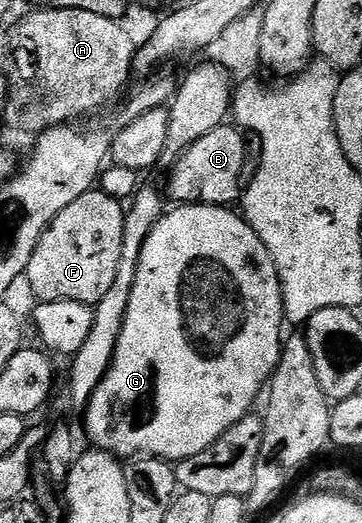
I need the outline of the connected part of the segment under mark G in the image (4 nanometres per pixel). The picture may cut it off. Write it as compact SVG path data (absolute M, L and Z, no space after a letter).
M202 203L177 205L166 210L159 222L151 229L139 253L135 285L131 289L131 301L127 305L127 317L123 321L123 333L119 333L119 345L115 349L113 360L103 381L99 381L99 389L95 389L88 407L83 412L85 431L89 434L90 441L93 442L90 444L96 450L108 451L109 454L125 461L137 456L153 456L155 459L180 461L187 457L195 457L195 453L203 453L203 449L215 445L215 441L219 441L219 437L223 437L227 429L231 429L254 410L253 402L260 395L262 398L281 356L283 346L281 326L286 326L286 323L283 293L275 269L275 261L267 245L263 245L255 229L251 229L251 225L244 217L236 210L227 207L208 207Z

